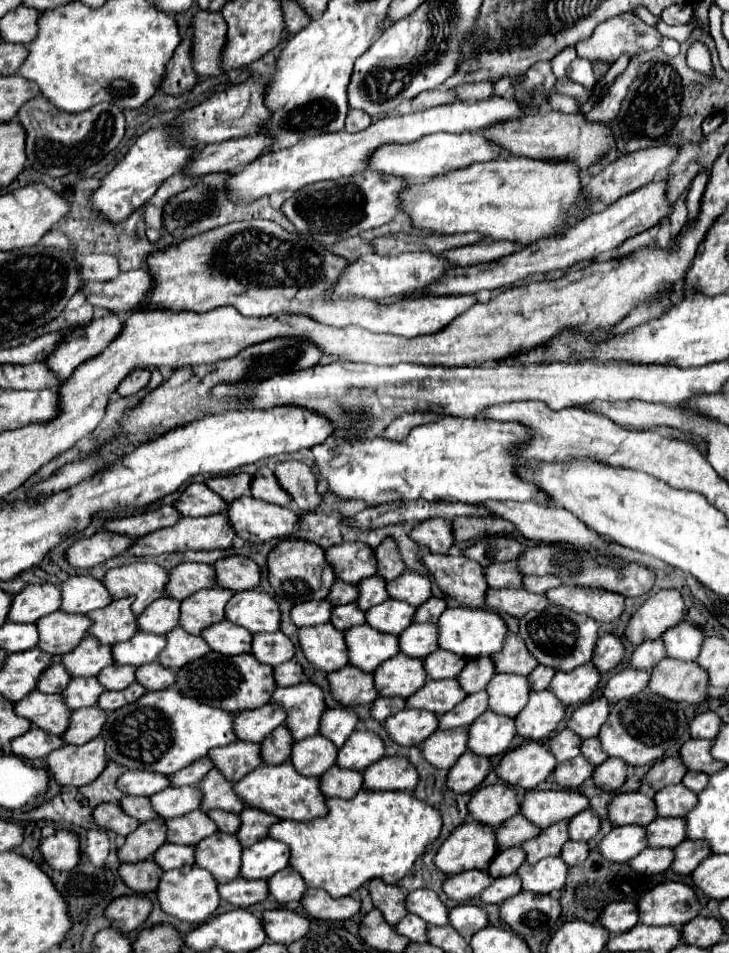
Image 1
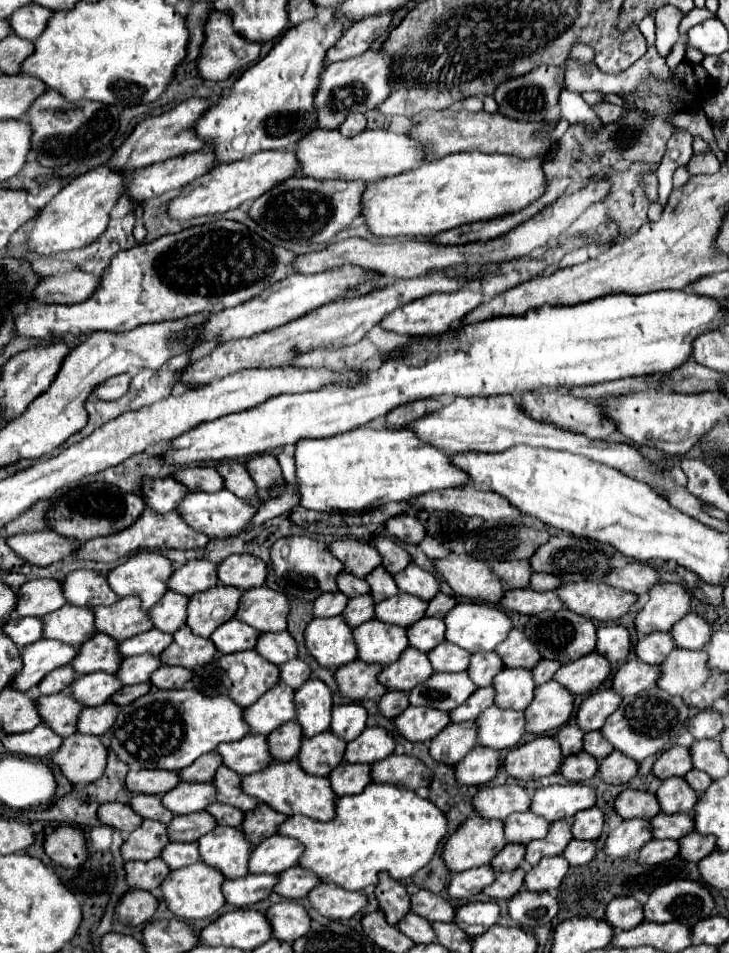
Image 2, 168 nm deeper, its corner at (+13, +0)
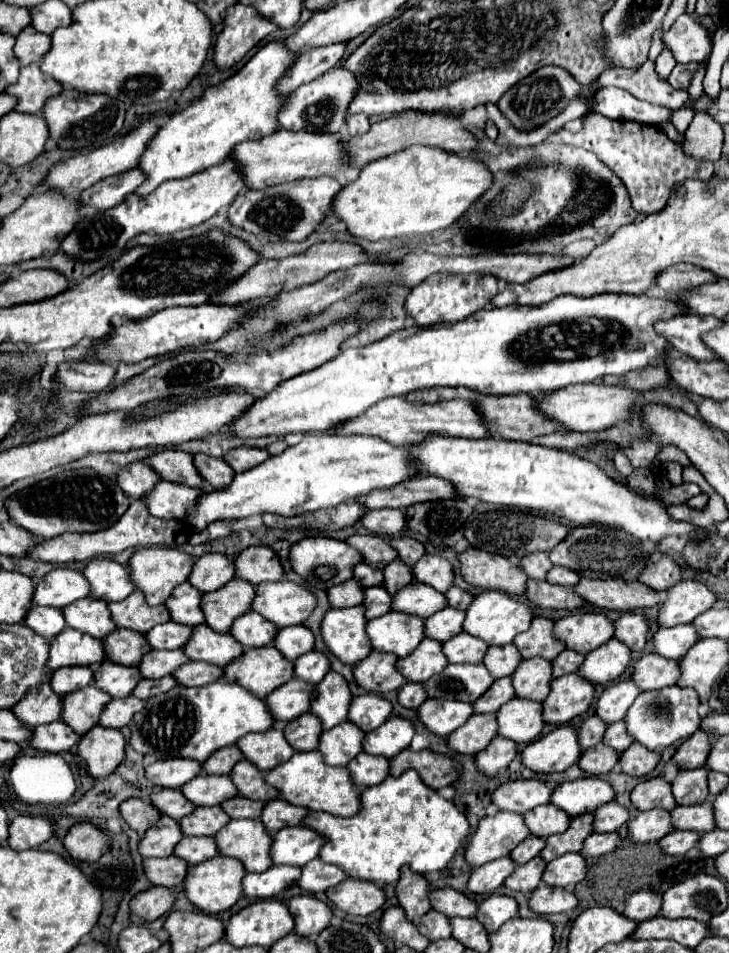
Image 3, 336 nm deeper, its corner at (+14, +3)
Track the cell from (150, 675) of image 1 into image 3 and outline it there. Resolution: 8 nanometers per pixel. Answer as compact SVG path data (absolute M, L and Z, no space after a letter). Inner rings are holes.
M205 662L181 664L181 668L177 668L177 672L173 672L179 686L205 686L205 684L219 680L221 674L223 674L223 670L219 666L205 664Z

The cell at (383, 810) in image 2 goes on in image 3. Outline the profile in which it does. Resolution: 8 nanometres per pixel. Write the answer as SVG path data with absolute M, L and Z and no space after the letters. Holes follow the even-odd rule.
M405 770L399 778L387 776L381 784L365 788L361 792L361 810L351 818L337 818L327 812L309 812L303 820L303 826L315 830L325 838L325 844L319 852L319 858L327 864L335 864L345 870L349 878L357 880L369 880L373 884L393 884L399 880L401 866L409 866L413 872L433 872L445 868L465 836L469 834L469 824L463 812L457 810L457 806L451 800L441 798L435 790L423 784L419 780L419 774L415 770Z

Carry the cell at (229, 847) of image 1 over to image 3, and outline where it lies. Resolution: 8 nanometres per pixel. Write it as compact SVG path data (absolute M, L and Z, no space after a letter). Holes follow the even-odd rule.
M229 820L213 838L219 854L237 858L249 872L265 872L271 866L271 836L259 820Z

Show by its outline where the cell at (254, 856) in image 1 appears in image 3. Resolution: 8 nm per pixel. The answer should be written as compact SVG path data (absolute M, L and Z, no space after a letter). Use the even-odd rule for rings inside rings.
M287 826L281 828L271 842L269 854L273 864L281 862L309 862L317 858L321 850L321 836L309 828Z

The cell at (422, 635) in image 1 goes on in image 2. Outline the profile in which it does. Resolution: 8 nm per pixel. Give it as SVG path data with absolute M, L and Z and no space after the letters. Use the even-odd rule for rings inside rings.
M424 617L418 623L408 627L410 647L416 647L416 649L428 653L428 651L432 651L432 647L436 647L444 641L444 633L446 633L446 625L442 619Z

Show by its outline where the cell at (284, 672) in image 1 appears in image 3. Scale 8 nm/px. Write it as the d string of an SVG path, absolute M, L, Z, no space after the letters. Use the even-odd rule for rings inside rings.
M307 652L293 662L293 670L297 678L317 684L329 672L329 660L323 652Z

